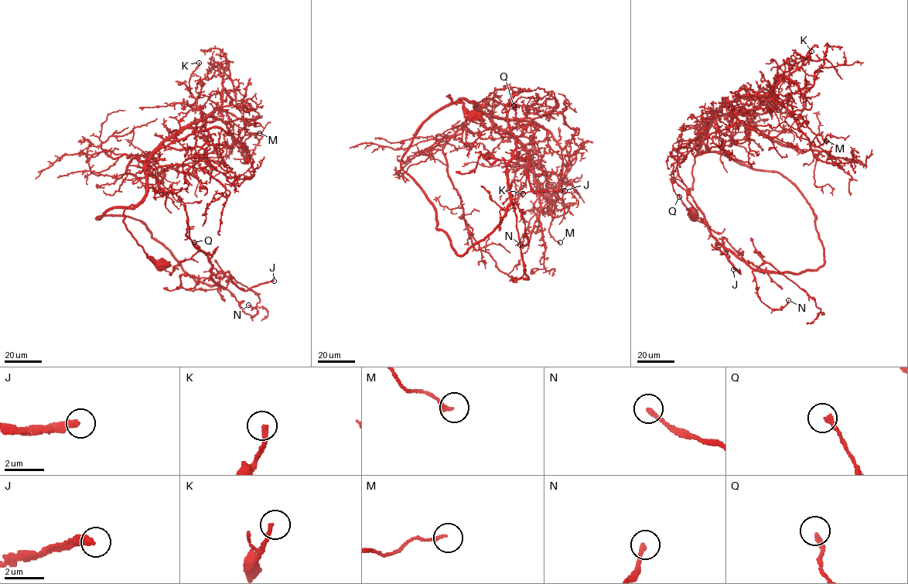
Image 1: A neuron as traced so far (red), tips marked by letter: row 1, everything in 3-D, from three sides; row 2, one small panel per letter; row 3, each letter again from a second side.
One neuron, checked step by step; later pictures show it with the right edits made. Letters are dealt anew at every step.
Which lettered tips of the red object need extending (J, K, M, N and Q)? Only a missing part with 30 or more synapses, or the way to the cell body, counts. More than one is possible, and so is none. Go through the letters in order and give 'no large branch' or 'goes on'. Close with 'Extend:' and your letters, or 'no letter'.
J: goes on
K: goes on
M: no large branch
N: no large branch
Q: no large branch
Extend: J, K

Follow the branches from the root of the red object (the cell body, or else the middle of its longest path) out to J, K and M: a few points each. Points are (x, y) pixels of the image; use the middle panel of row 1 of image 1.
J: (474, 115), (448, 95), (401, 161), (458, 254), (503, 216), (513, 158), (529, 158), (534, 192), (564, 190)
K: (474, 115), (447, 96), (453, 102), (463, 98), (476, 104), (525, 150), (530, 164), (514, 178), (523, 193)
M: (474, 115), (447, 96), (476, 104), (522, 145), (538, 191), (555, 202), (549, 233), (560, 242)

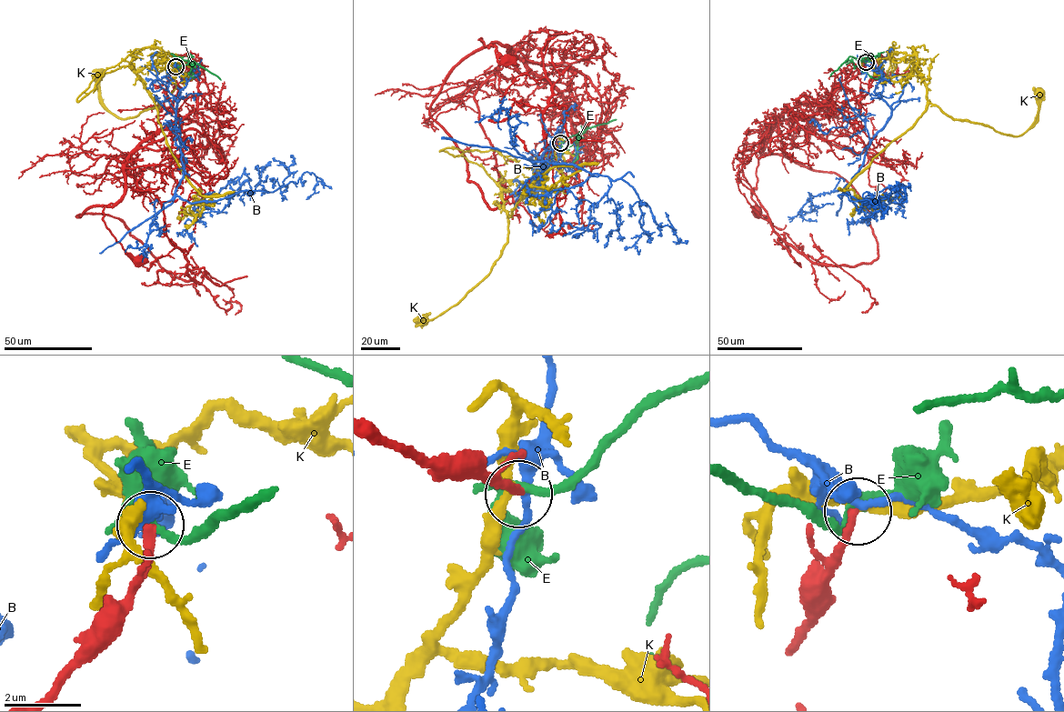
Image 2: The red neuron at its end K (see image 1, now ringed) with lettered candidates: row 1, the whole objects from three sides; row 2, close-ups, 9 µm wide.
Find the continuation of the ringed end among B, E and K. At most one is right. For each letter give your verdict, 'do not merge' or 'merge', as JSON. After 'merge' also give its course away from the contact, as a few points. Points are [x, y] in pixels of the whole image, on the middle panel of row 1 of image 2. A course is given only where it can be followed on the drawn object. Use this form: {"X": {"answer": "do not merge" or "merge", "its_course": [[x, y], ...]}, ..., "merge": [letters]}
{"B": {"answer": "do not merge"}, "E": {"answer": "do not merge"}, "K": {"answer": "do not merge"}, "merge": []}

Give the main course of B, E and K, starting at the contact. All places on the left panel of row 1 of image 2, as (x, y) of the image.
B: (175, 66), (186, 80), (176, 195), (191, 203), (270, 192), (306, 172), (317, 183), (306, 199)
E: (175, 67), (194, 61), (196, 64), (190, 70), (195, 75), (188, 75)
K: (175, 67), (160, 62), (156, 47), (133, 55), (130, 68), (159, 105), (124, 119), (103, 102), (99, 75)

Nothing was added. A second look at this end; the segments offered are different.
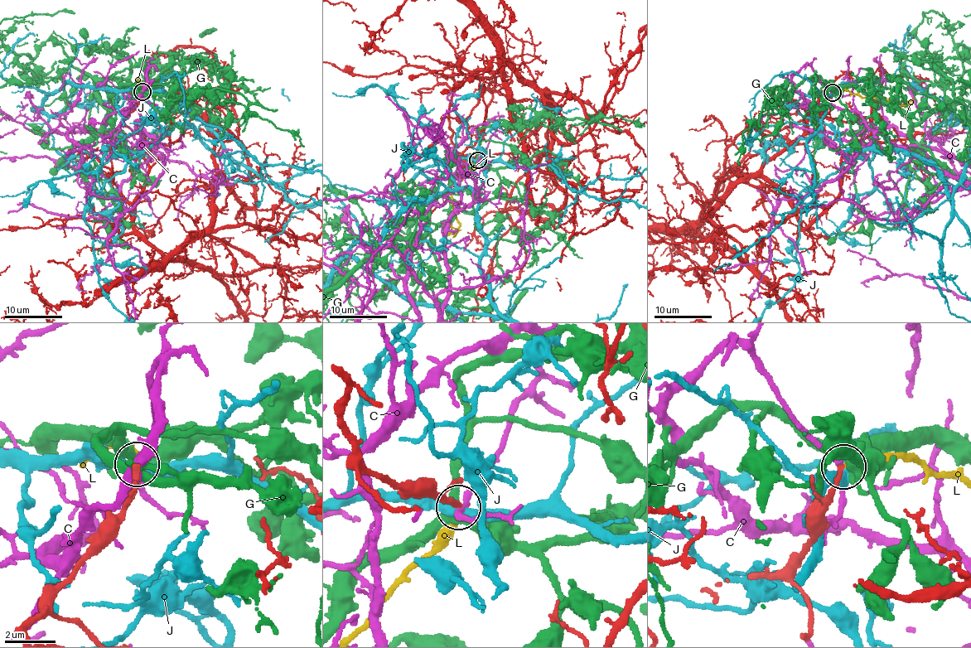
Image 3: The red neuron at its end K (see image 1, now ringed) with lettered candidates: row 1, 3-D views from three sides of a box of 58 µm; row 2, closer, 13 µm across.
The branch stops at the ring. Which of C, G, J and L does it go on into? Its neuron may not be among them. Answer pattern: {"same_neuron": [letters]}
{"same_neuron": ["L"]}

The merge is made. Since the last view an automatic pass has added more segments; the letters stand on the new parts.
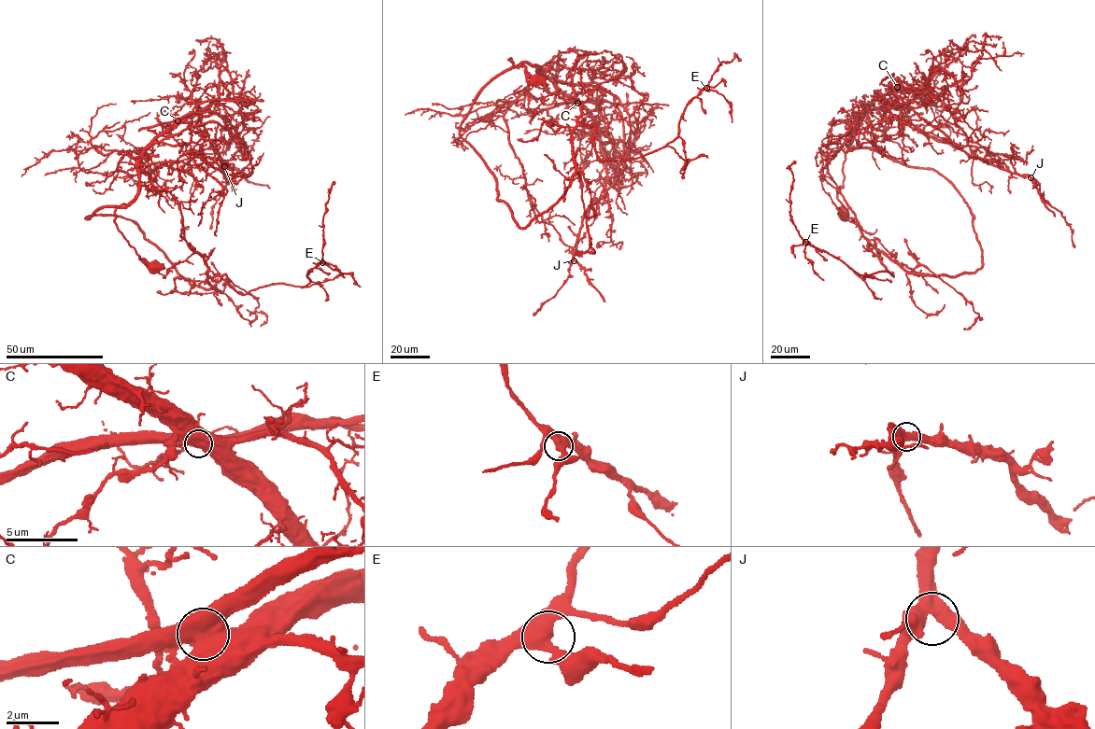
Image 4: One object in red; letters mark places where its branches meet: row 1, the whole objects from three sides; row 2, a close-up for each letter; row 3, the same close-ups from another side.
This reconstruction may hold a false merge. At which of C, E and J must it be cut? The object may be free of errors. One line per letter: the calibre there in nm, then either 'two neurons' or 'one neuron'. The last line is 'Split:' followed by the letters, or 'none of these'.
C: 650 nm thick; two neurons
E: 440 nm thick; one neuron
J: 460 nm thick; one neuron
Split: C

